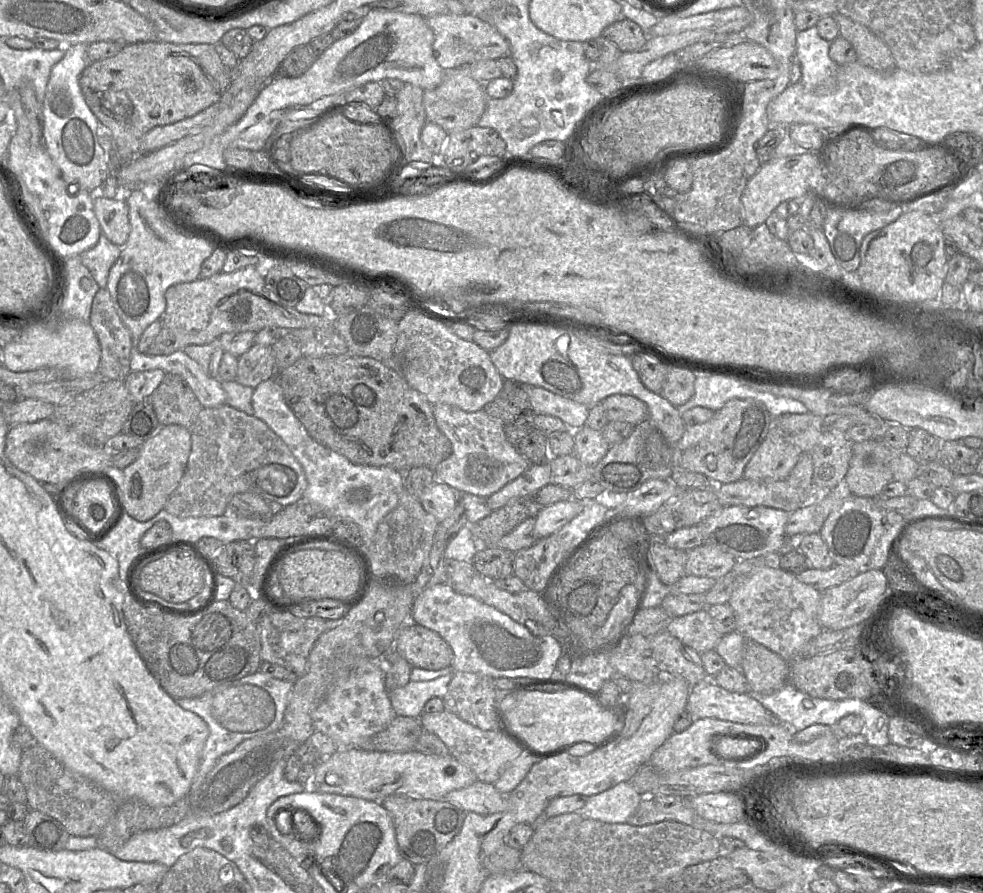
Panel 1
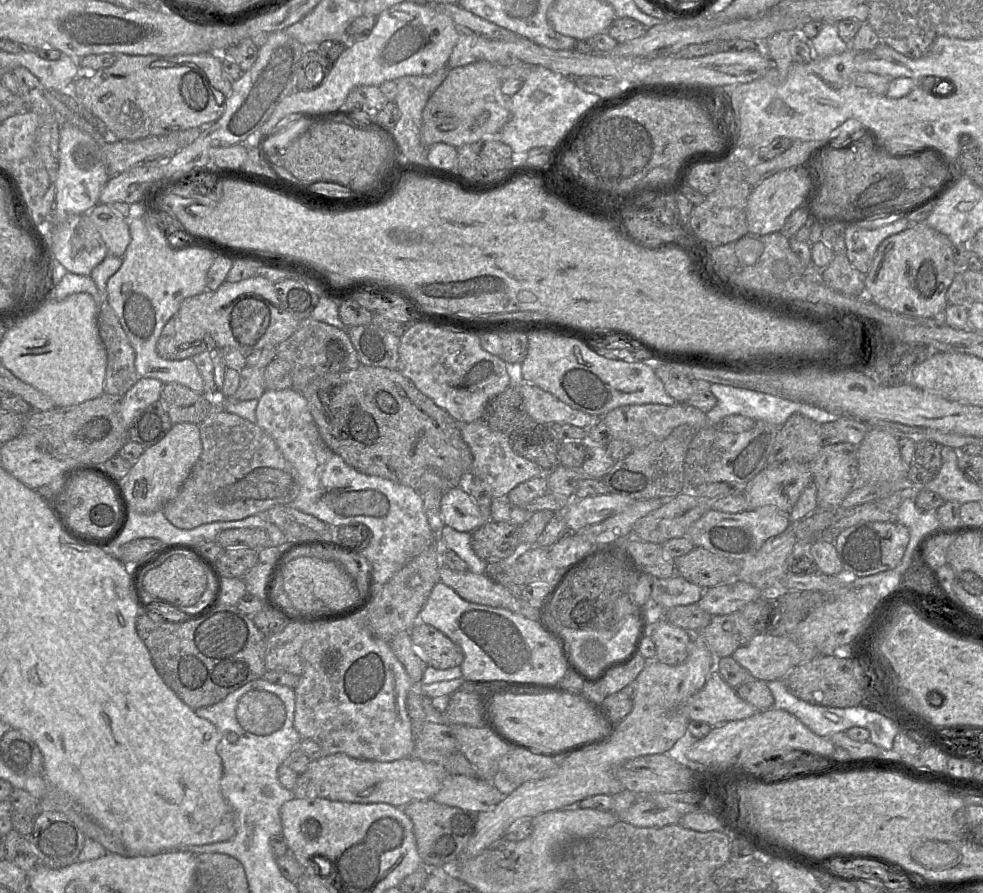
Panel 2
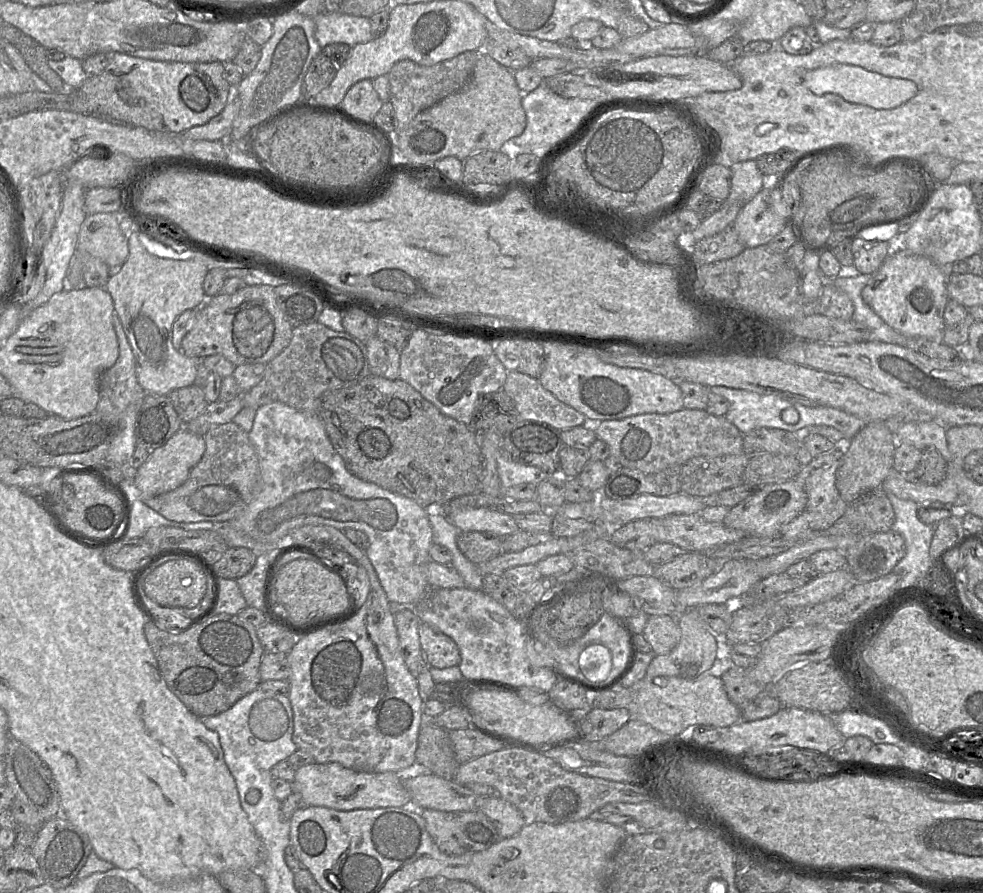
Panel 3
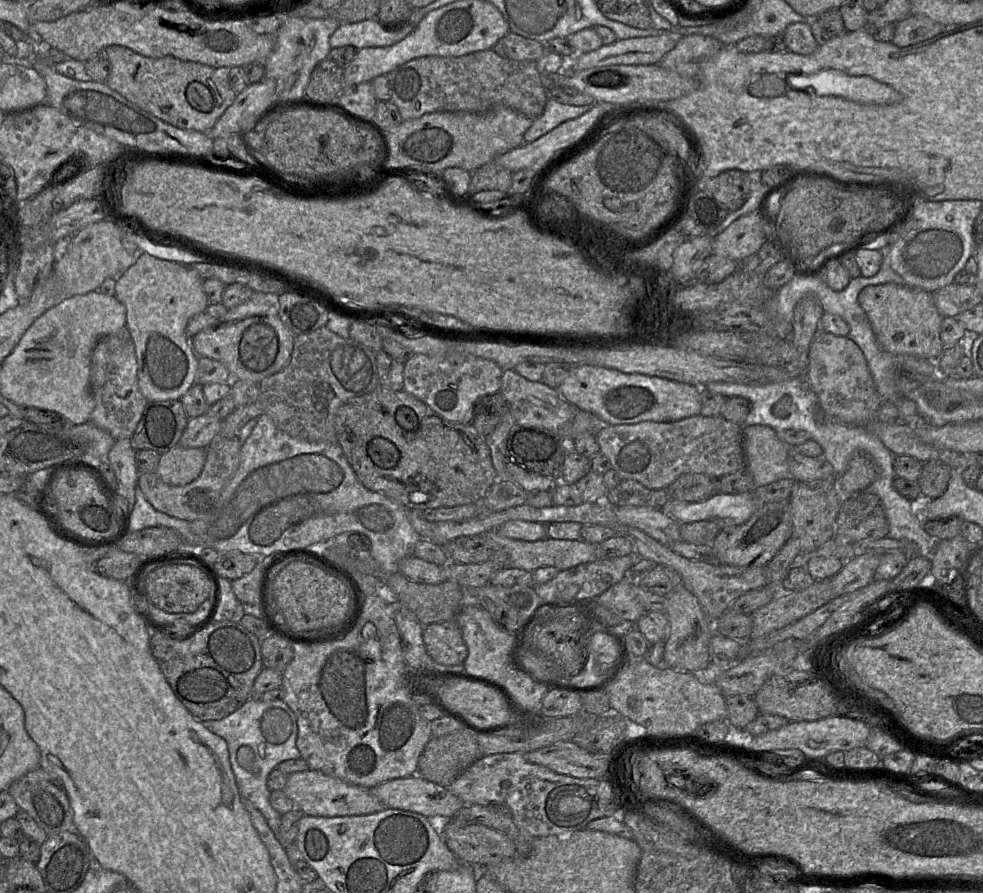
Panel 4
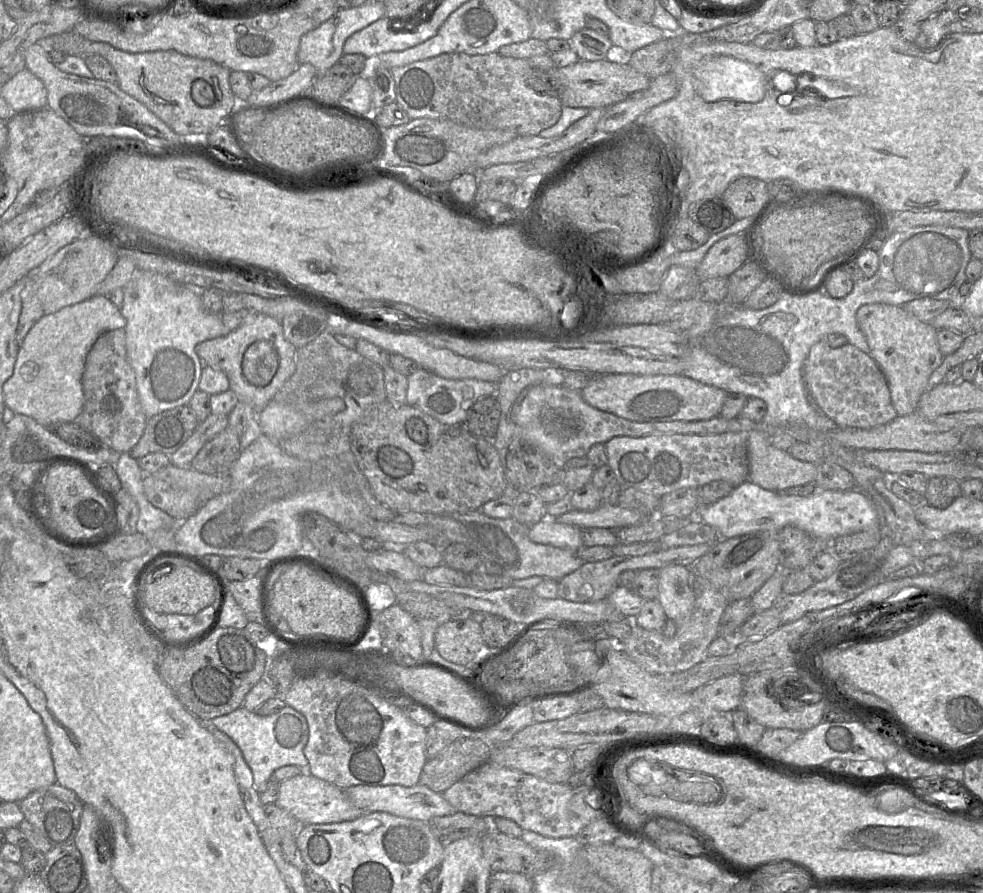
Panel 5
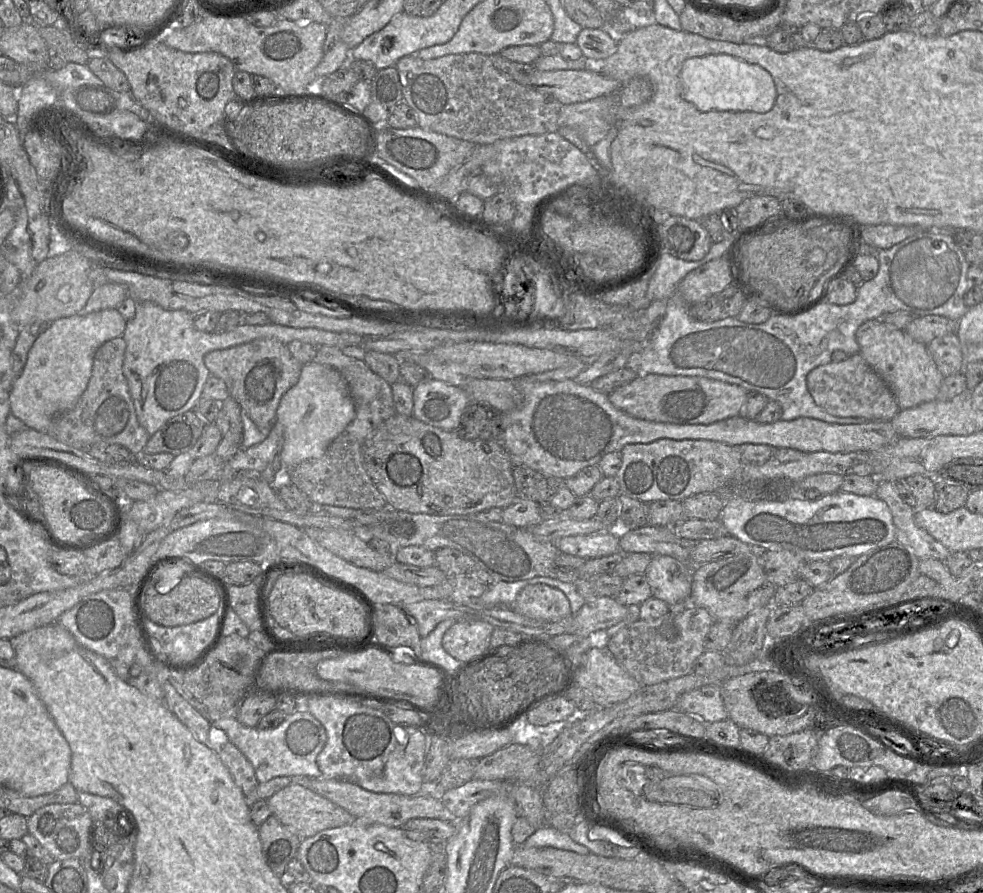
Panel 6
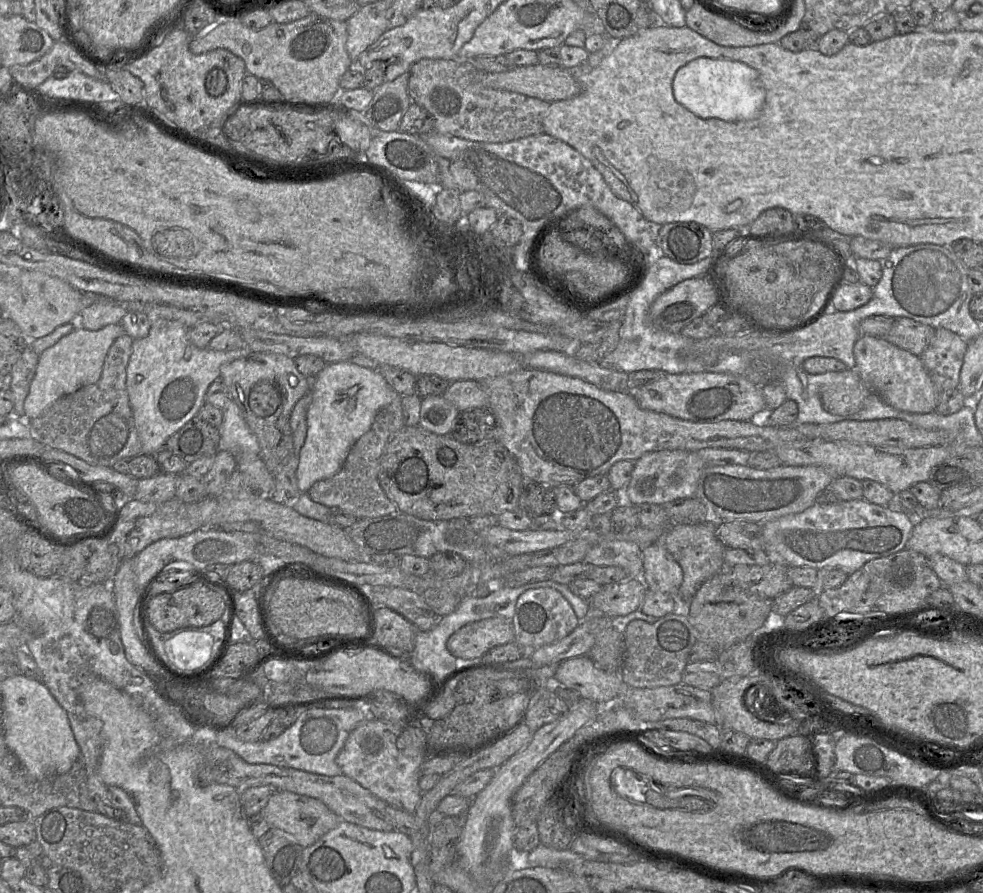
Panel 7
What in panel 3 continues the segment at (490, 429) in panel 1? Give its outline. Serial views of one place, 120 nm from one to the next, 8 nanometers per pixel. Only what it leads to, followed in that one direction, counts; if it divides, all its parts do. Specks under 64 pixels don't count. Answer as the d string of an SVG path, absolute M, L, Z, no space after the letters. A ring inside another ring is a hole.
M502 446L499 448L497 471L502 489L528 483L538 485L549 477L549 474L537 467L512 461L502 451Z

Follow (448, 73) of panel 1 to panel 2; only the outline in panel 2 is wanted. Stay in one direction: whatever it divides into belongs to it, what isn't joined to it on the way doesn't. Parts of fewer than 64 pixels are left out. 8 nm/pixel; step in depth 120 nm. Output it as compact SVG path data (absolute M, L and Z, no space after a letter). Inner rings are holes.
M476 62L453 68L428 99L423 113L421 141L425 147L446 143L460 148L484 137L497 137L510 120L508 98L501 91L497 64Z

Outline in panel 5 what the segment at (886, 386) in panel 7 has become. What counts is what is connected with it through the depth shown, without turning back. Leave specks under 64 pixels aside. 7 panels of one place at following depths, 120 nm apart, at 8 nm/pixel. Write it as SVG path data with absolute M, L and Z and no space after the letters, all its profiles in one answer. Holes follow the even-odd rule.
M883 303L862 305L857 311L856 320L869 345L870 356L886 378L897 415L916 412L931 374L944 358L938 345L938 330L931 323L917 319L903 306Z

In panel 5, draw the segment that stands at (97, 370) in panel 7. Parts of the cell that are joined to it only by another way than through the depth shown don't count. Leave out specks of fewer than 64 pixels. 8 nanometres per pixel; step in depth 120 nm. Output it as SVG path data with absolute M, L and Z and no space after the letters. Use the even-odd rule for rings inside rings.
M103 295L44 314L19 346L13 374L2 388L4 404L13 413L31 417L45 427L73 422L84 406L82 376L88 353L101 334L125 325L119 308Z

